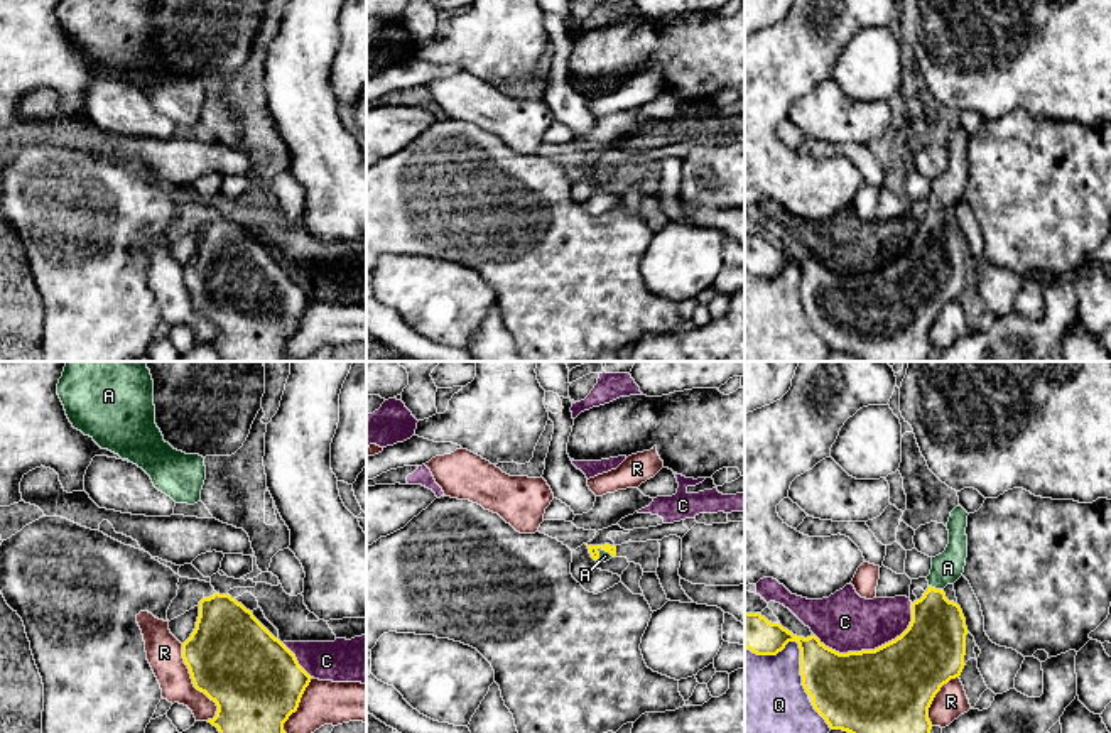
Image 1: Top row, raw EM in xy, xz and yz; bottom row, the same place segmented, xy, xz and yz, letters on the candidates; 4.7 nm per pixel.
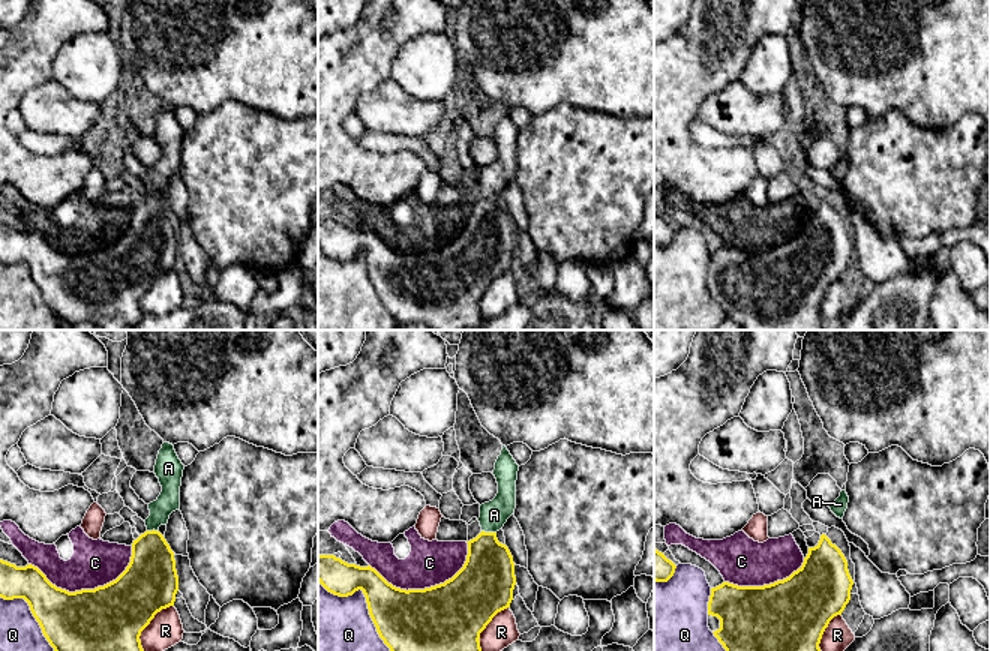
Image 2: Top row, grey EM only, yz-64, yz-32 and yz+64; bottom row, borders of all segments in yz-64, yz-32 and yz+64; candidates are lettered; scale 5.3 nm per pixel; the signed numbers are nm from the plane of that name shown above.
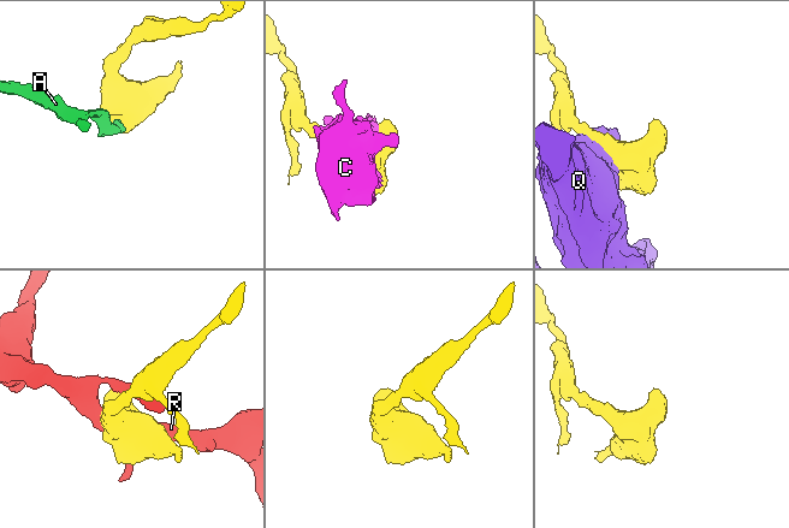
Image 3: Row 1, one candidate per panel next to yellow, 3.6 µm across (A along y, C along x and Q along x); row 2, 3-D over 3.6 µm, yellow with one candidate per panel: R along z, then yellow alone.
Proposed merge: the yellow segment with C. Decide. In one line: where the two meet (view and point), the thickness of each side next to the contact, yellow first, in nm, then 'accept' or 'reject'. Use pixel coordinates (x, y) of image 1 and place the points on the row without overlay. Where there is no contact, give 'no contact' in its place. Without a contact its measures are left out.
contact yz (872, 272); calibres 460 and 280 nm; reject

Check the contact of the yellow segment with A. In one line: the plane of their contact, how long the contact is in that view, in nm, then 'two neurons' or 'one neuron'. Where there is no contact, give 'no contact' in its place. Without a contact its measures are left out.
meets yellow in yz; contact 80 nm long; one neuron

